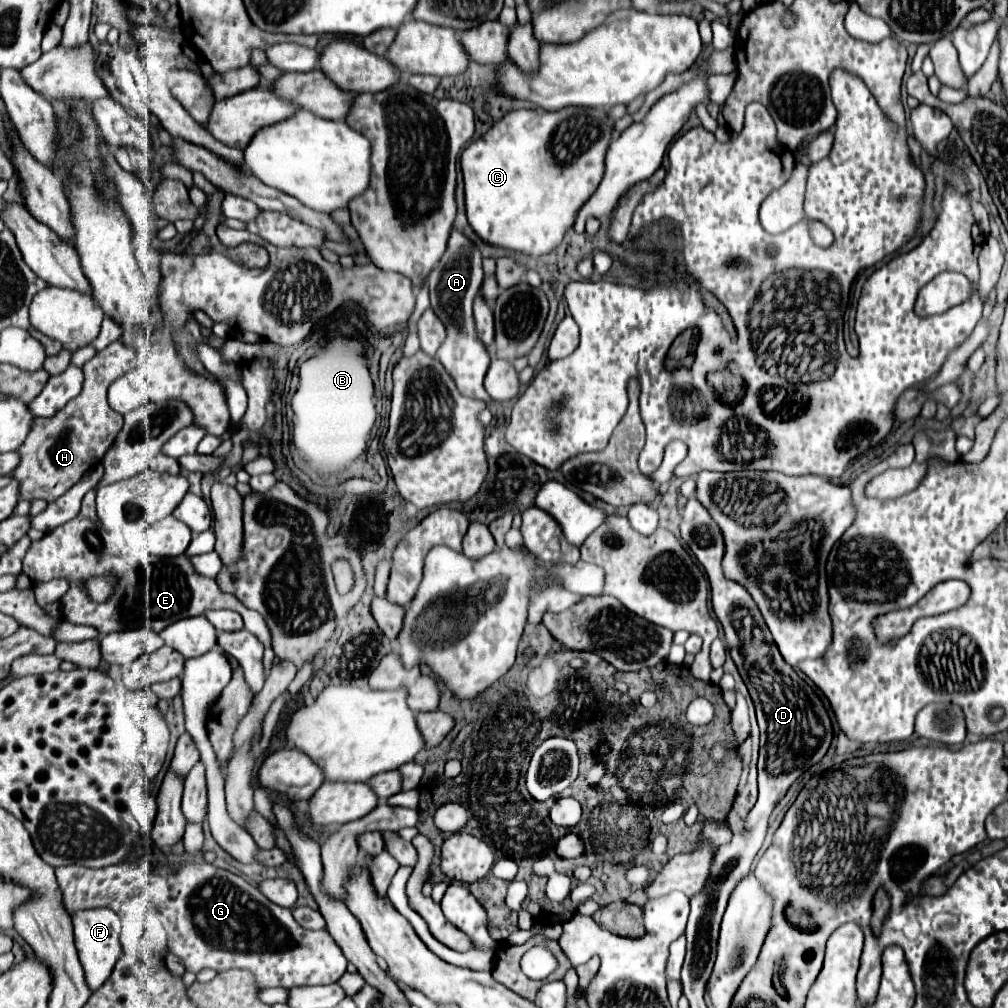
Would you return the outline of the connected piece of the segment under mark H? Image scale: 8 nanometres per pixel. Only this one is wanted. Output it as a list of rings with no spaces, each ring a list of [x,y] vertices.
[[[112,342],[84,364],[84,384],[76,398],[72,398],[54,416],[32,420],[32,428],[24,444],[16,450],[20,454],[20,464],[10,474],[20,482],[20,496],[24,500],[42,498],[46,502],[54,502],[70,486],[74,486],[92,464],[100,462],[120,432],[120,414],[108,406],[106,390],[114,380],[130,372],[134,358],[134,350],[120,342]]]

